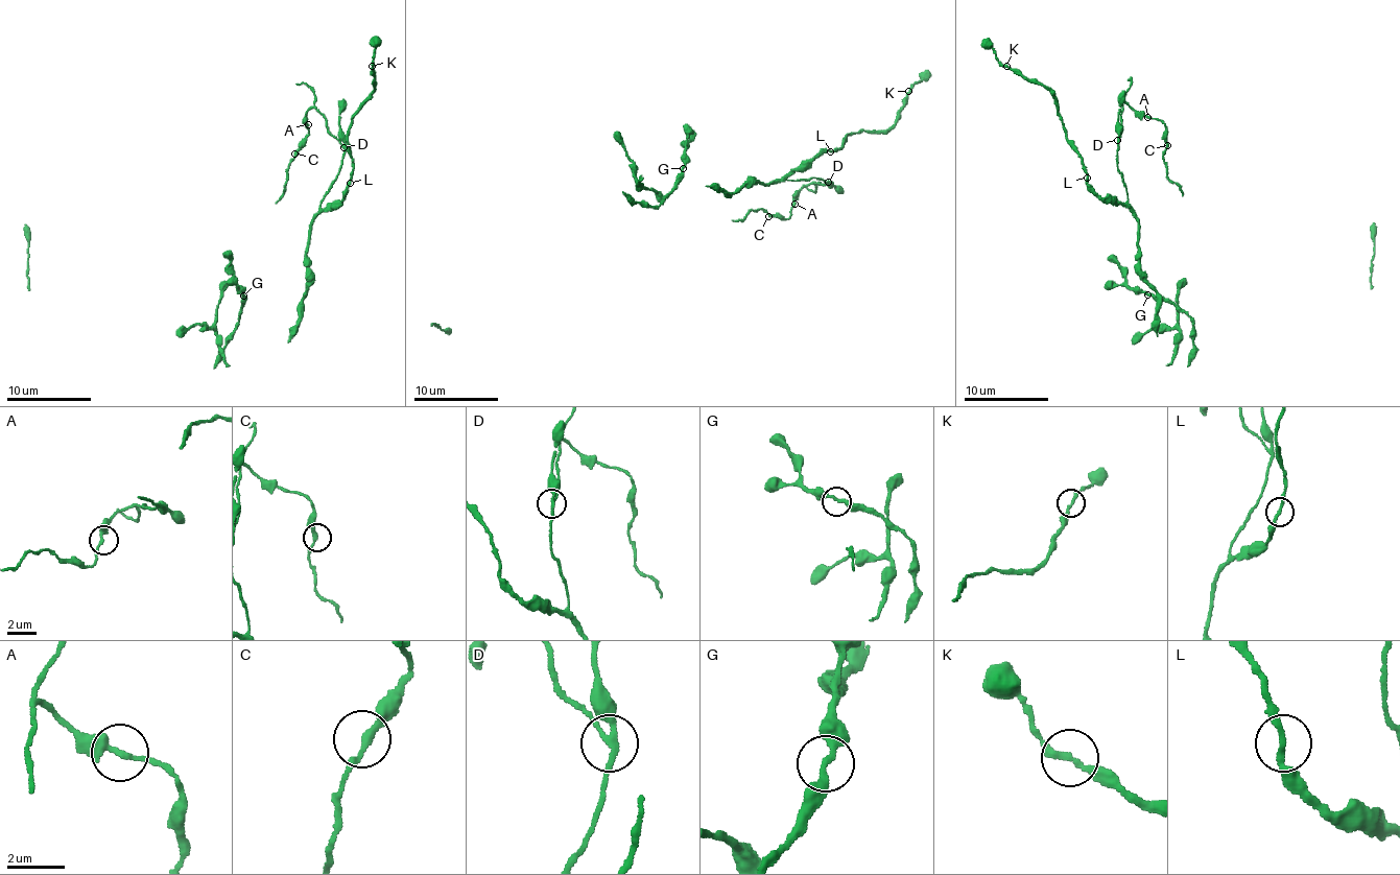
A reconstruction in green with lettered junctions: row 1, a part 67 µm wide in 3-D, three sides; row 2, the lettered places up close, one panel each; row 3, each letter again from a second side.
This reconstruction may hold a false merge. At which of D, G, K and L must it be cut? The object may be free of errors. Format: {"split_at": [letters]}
{"split_at": ["D"]}

